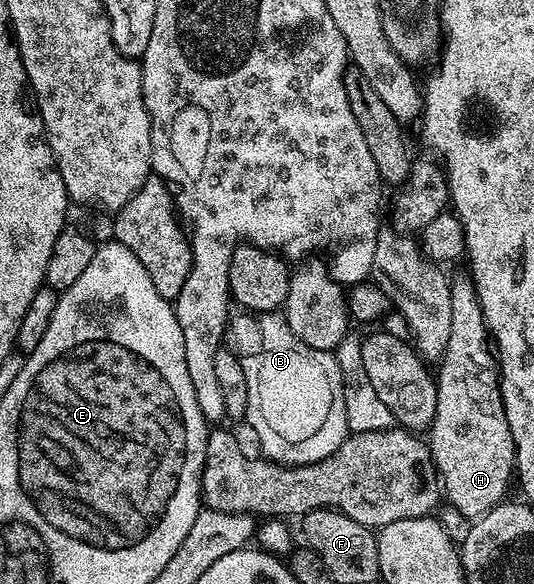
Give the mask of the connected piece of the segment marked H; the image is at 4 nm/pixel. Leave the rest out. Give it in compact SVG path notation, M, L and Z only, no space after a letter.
M454 277L451 282L451 337L447 339L447 348L445 354L441 357L439 365L435 370L435 381L437 384L437 407L435 408L435 416L433 424L427 431L427 445L429 454L433 457L433 464L437 468L437 476L443 487L443 498L447 503L450 502L463 517L468 520L476 520L482 514L487 513L491 508L495 508L499 503L506 501L509 490L509 478L514 477L515 463L513 460L513 441L511 440L511 432L507 428L507 420L505 419L505 409L503 408L503 396L501 395L501 375L499 373L499 363L495 357L494 347L491 345L491 335L489 329L485 327L485 317L481 311L481 305L477 299L477 293L473 287L472 281L468 277Z

